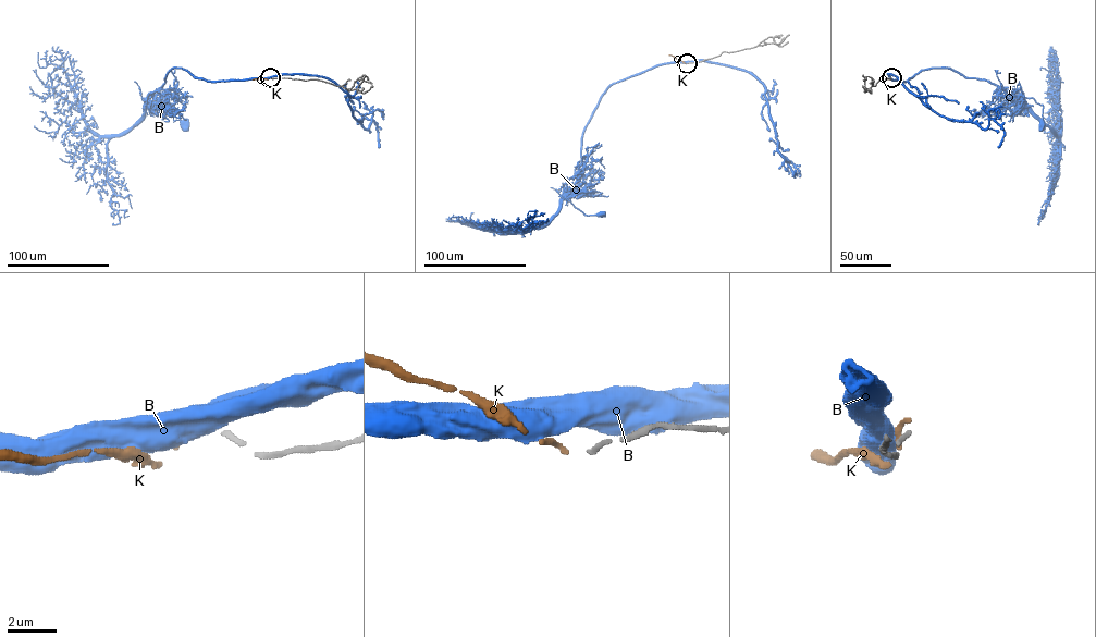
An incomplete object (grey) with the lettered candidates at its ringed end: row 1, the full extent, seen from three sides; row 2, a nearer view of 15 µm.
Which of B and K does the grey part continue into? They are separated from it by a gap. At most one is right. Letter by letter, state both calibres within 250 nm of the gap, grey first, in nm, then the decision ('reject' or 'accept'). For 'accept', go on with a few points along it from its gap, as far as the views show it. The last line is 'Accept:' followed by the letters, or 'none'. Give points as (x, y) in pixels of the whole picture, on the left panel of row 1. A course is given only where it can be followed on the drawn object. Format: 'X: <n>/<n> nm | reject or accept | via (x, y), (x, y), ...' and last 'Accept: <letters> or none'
B: 200/700 nm | reject
K: 200/190 nm | accept | via (270, 77), (253, 80)
Accept: K

